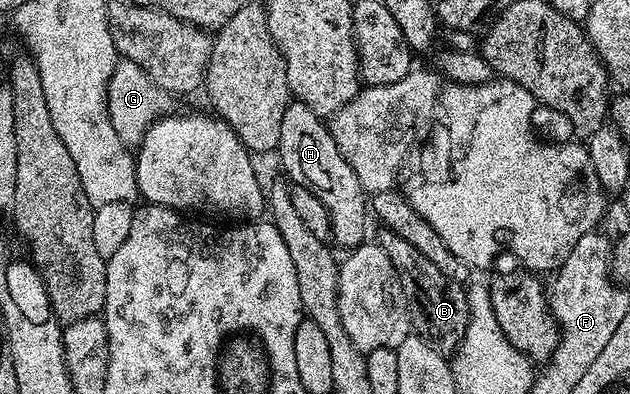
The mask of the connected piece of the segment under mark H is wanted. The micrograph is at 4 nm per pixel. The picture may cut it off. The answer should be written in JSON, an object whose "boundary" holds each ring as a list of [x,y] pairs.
{"boundary":[[[294,100],[287,111],[283,111],[283,131],[279,131],[275,153],[281,156],[281,165],[289,172],[288,180],[295,185],[307,186],[329,212],[332,240],[337,240],[345,251],[352,251],[362,244],[366,240],[366,191],[359,183],[351,163],[343,159],[335,139],[329,134],[328,124],[317,117],[311,107]]]}

